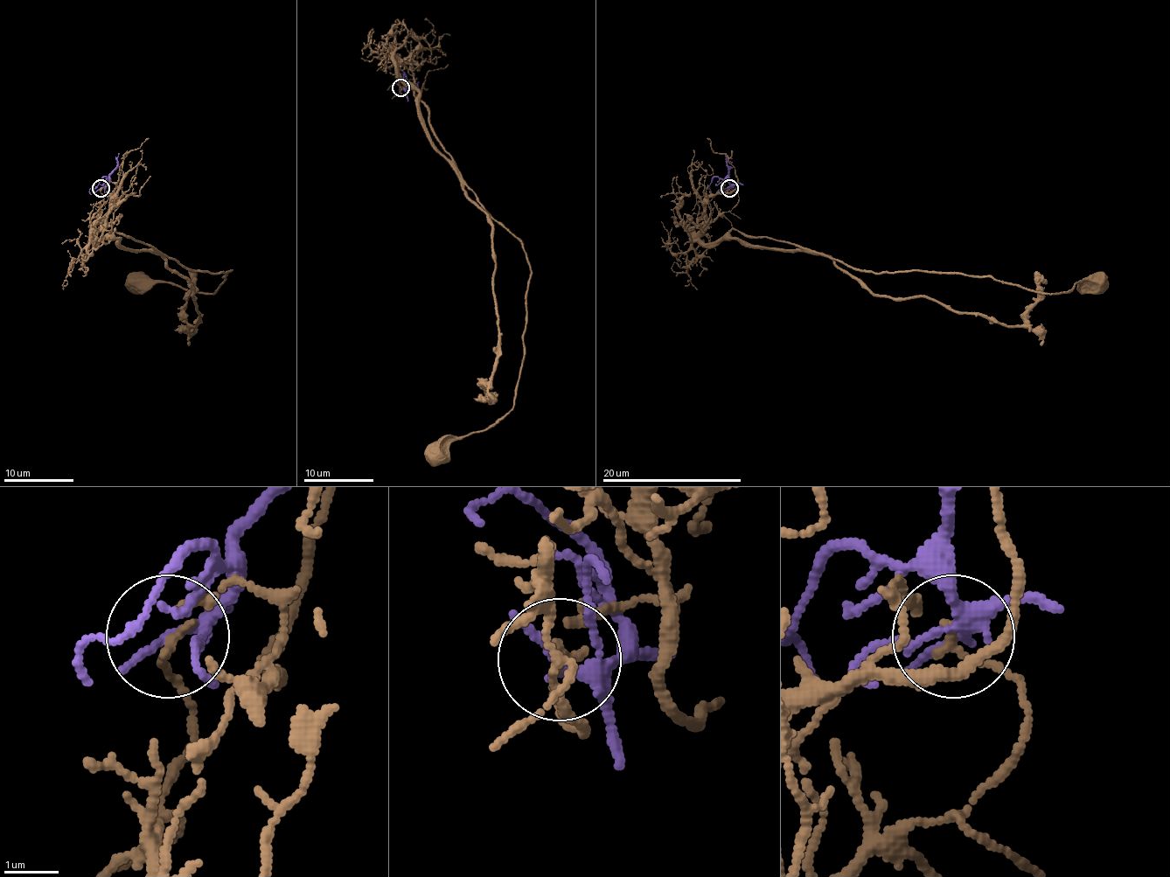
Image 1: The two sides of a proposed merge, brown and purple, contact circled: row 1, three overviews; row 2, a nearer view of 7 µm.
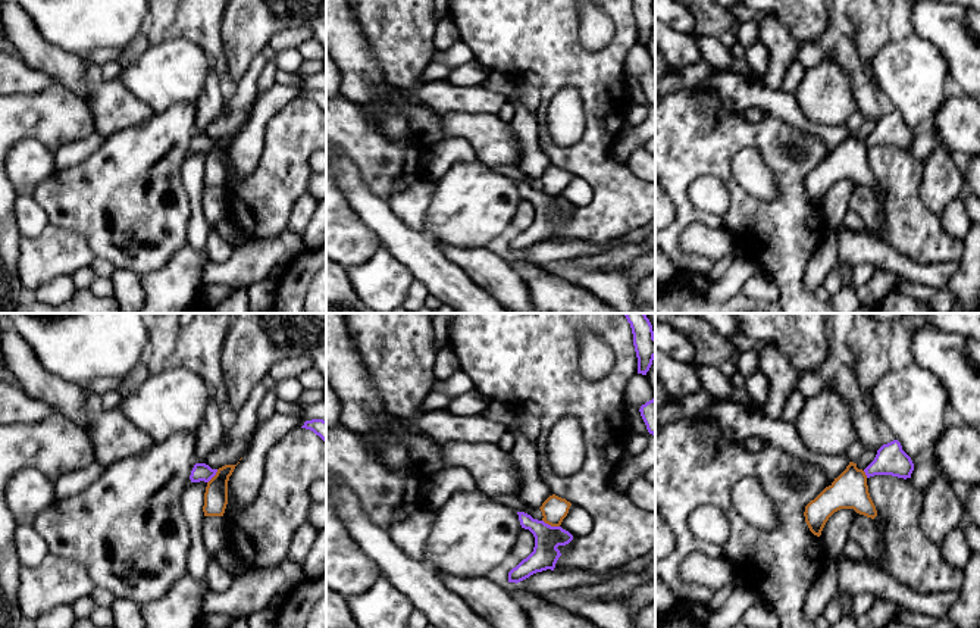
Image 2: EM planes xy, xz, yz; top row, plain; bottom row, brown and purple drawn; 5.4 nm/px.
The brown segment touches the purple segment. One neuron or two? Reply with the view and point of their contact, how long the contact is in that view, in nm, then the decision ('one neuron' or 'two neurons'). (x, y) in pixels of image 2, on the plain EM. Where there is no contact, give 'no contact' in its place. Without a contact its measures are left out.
xz (551, 196) | 100 nm | two neurons

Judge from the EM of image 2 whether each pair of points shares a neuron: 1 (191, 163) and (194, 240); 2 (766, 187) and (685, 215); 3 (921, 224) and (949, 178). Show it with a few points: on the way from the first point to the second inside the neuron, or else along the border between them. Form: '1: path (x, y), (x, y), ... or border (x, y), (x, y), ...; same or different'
1: path (193, 183), (196, 191), (196, 221); same
2: border (730, 163), (733, 178), (748, 193), (777, 196); different
3: border (921, 175), (920, 200), (938, 216); different

